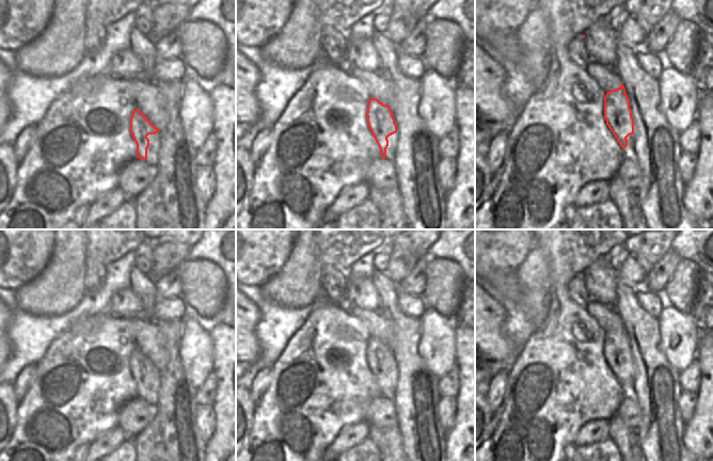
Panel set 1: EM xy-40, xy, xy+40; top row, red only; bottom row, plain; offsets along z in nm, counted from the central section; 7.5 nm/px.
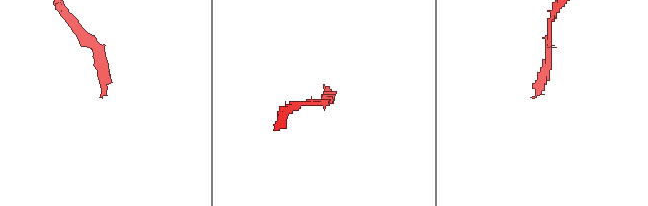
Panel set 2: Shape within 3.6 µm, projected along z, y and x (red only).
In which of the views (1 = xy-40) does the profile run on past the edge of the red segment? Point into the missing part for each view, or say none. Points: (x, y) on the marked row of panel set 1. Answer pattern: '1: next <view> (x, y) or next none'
1: next none

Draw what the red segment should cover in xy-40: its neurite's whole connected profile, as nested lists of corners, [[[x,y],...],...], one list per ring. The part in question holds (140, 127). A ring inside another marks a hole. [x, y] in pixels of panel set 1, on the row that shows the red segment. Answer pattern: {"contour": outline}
{"contour": [[[138,109],[130,116],[130,133],[137,144],[137,158],[147,159],[149,146],[148,134],[155,134],[160,130]]]}

